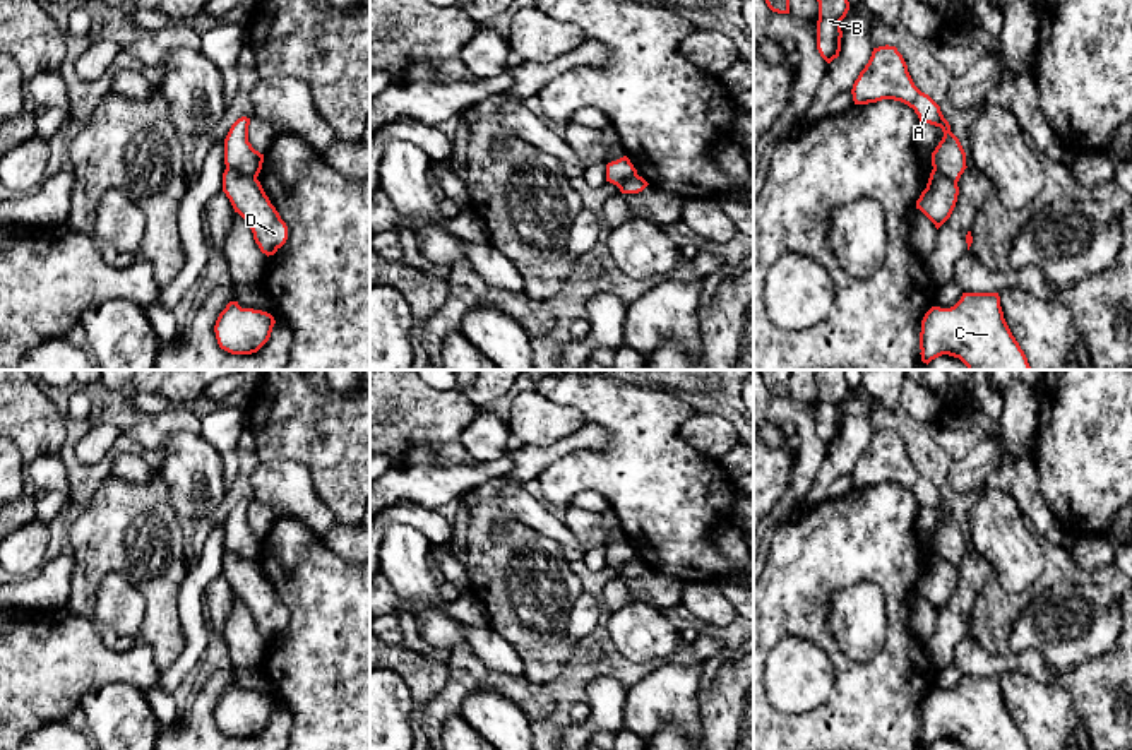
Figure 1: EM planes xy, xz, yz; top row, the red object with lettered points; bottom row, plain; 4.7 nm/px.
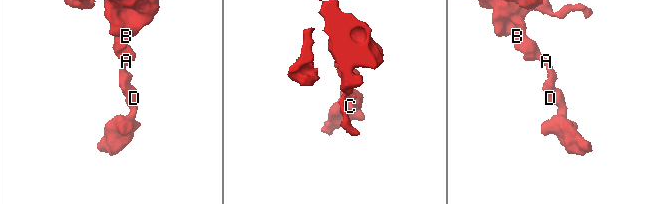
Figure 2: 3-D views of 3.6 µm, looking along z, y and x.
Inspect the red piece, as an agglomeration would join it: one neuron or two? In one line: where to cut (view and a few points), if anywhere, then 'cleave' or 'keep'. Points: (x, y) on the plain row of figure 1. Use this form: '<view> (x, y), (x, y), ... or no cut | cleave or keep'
xy (226, 550), (256, 562) | cleave

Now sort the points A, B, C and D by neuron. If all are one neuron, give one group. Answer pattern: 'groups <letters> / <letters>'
groups A B / C D

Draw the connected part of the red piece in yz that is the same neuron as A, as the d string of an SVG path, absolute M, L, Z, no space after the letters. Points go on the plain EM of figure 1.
M896 430L873 432L872 440L851 473L855 488L868 488L882 483L894 483L915 493L920 505L940 510L942 524L932 536L932 550L952 565L959 565L966 550L966 536L959 522L950 515L940 490L921 476Z

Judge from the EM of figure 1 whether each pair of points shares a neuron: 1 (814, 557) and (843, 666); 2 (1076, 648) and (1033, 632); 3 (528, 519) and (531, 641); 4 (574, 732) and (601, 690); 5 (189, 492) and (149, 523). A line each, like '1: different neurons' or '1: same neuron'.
1: same neuron
2: same neuron
3: different neurons
4: same neuron
5: different neurons

